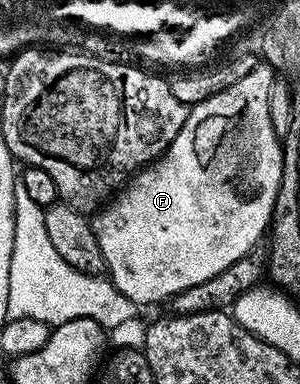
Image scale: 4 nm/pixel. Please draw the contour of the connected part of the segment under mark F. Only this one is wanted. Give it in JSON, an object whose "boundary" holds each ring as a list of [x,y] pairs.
{"boundary":[[[260,62],[253,71],[245,74],[245,78],[241,78],[241,82],[233,82],[233,86],[221,90],[221,94],[213,94],[213,98],[194,105],[188,111],[185,126],[181,126],[177,138],[173,138],[166,153],[158,160],[152,160],[147,167],[140,168],[102,208],[94,213],[93,227],[97,246],[101,246],[106,275],[115,288],[121,290],[121,294],[125,294],[125,298],[132,300],[136,306],[155,304],[158,300],[170,301],[171,297],[178,292],[187,291],[191,286],[197,286],[198,283],[221,274],[227,267],[231,267],[235,260],[245,256],[252,245],[258,245],[261,240],[259,235],[262,232],[264,235],[268,231],[273,202],[277,198],[277,186],[281,182],[281,162],[283,161],[281,137],[273,134],[273,126],[269,118],[269,86],[272,79],[273,73],[270,66]]]}

